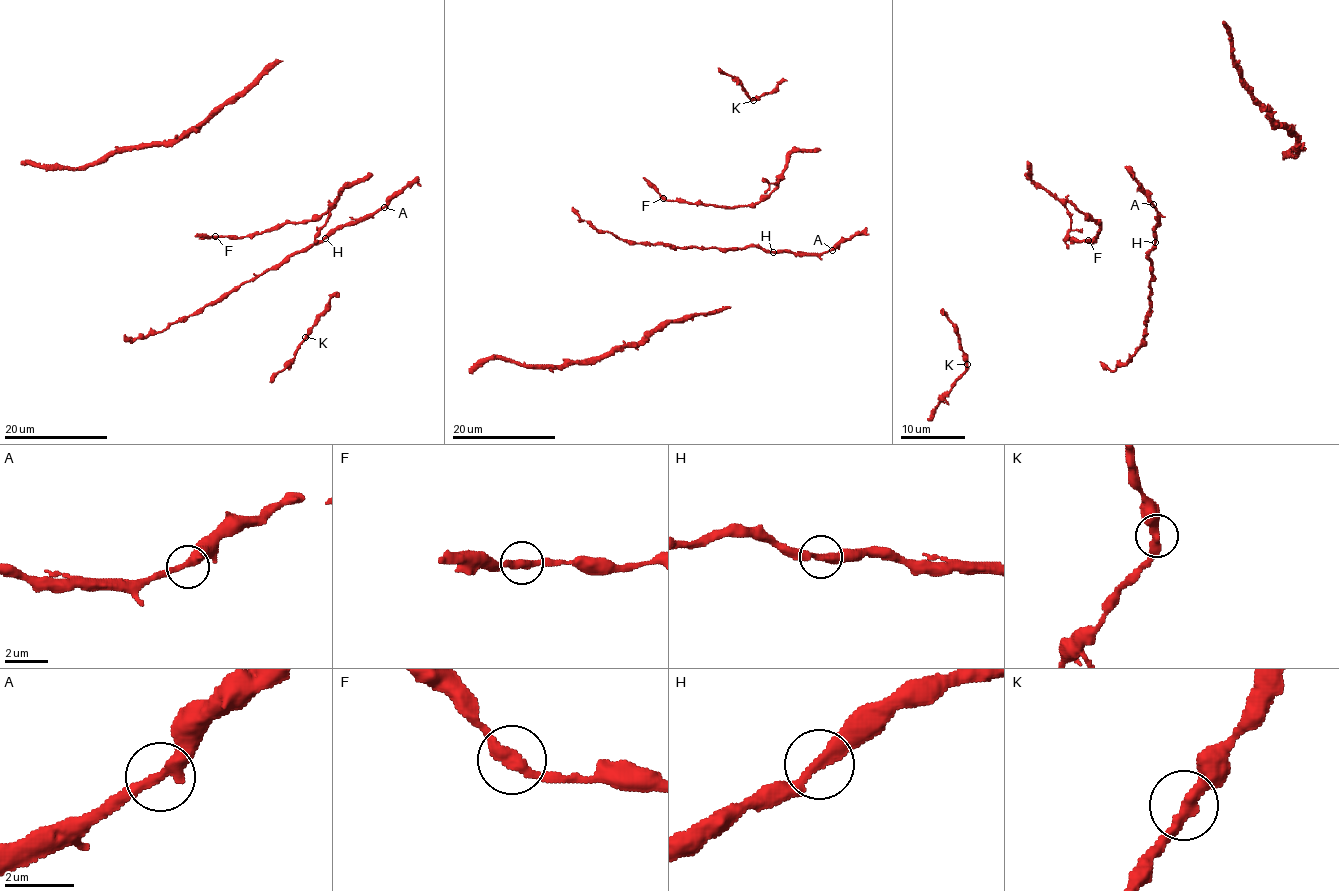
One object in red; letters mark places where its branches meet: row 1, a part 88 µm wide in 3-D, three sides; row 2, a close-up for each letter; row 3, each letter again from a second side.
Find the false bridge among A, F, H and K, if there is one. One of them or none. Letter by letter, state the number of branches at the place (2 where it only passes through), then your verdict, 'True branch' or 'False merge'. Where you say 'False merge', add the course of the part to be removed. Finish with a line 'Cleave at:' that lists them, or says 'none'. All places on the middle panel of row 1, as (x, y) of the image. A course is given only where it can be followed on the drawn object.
A: Branches: 2. True branch
F: Branches: 2. True branch
H: Branches: 2. True branch
K: Branches: 2. True branch
Cleave at: none

